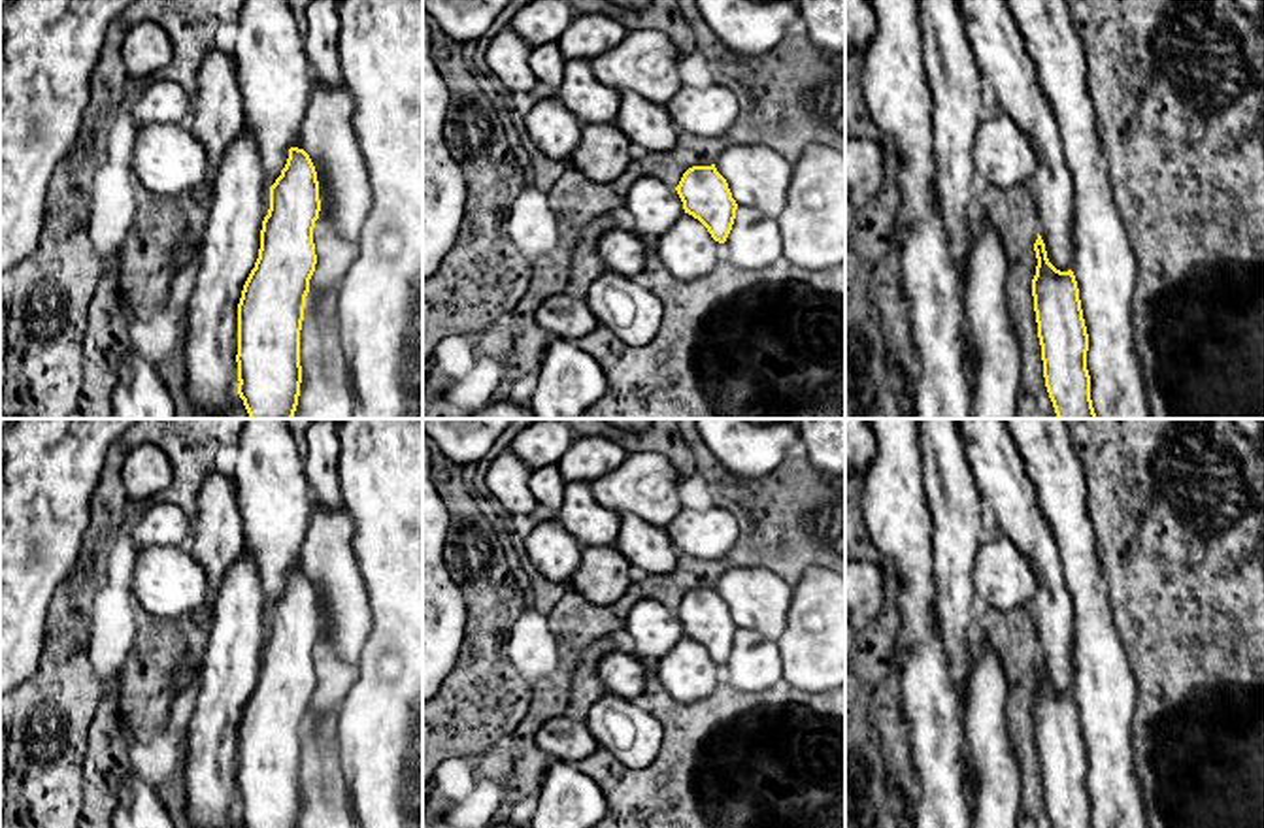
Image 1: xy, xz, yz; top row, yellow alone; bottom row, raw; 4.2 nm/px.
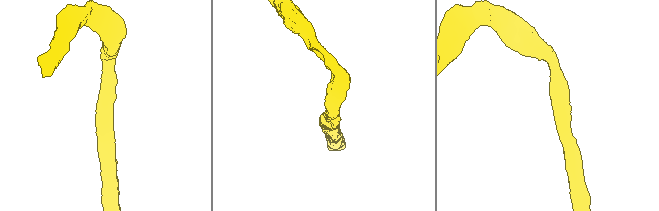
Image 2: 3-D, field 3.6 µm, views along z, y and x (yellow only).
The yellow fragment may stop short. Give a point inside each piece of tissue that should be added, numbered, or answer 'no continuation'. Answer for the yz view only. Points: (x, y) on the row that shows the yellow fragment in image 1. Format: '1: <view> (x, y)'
no continuation

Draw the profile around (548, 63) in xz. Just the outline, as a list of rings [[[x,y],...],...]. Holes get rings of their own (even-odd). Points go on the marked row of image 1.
[[[555,41],[538,45],[530,53],[530,68],[540,83],[557,89],[562,81],[566,58]]]

